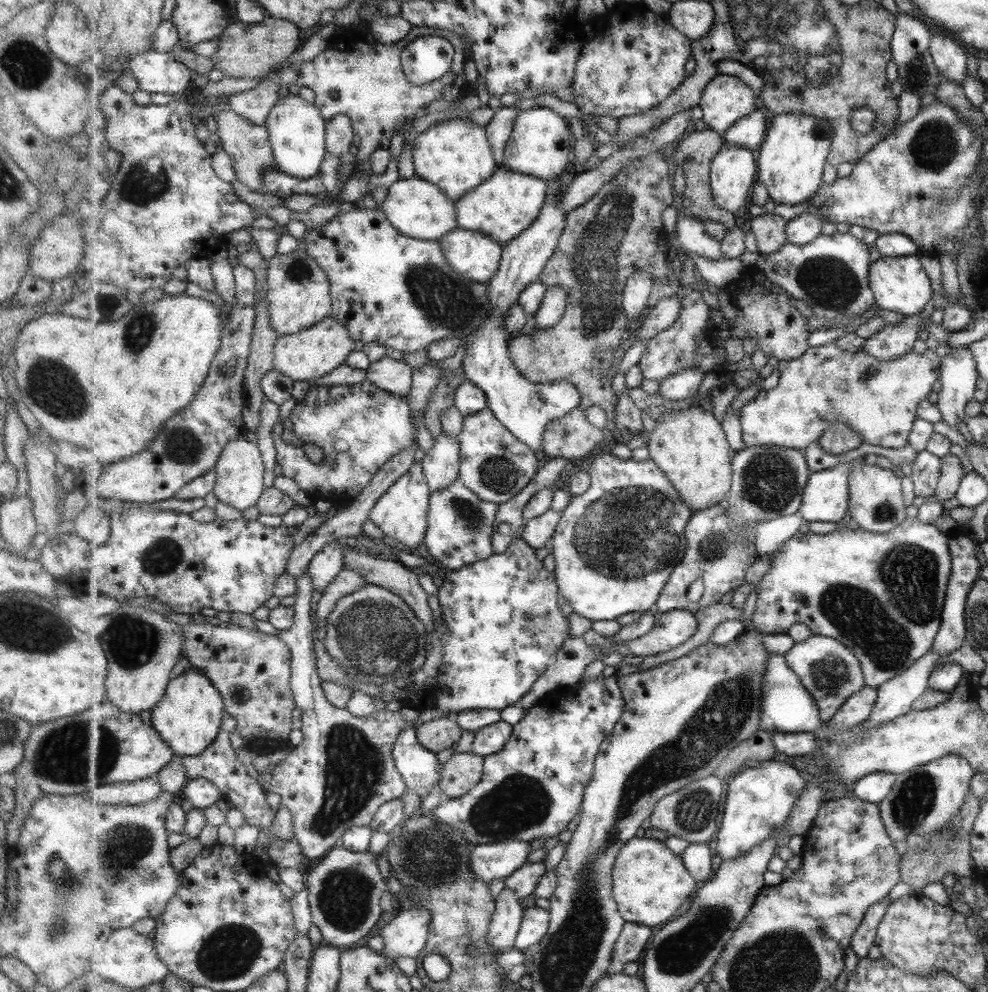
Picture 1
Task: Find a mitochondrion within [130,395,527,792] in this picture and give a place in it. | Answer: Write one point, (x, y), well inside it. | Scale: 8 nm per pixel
(376, 639)

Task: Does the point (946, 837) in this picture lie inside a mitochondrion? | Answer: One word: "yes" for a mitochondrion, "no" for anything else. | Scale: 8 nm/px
yes

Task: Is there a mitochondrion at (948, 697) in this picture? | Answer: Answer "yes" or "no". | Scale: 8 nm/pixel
no

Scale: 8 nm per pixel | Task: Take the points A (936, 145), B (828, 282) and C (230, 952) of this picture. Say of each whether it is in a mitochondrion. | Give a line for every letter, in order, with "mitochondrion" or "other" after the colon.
A: mitochondrion
B: mitochondrion
C: mitochondrion

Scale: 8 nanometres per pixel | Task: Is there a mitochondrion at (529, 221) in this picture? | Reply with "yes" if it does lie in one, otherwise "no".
no

